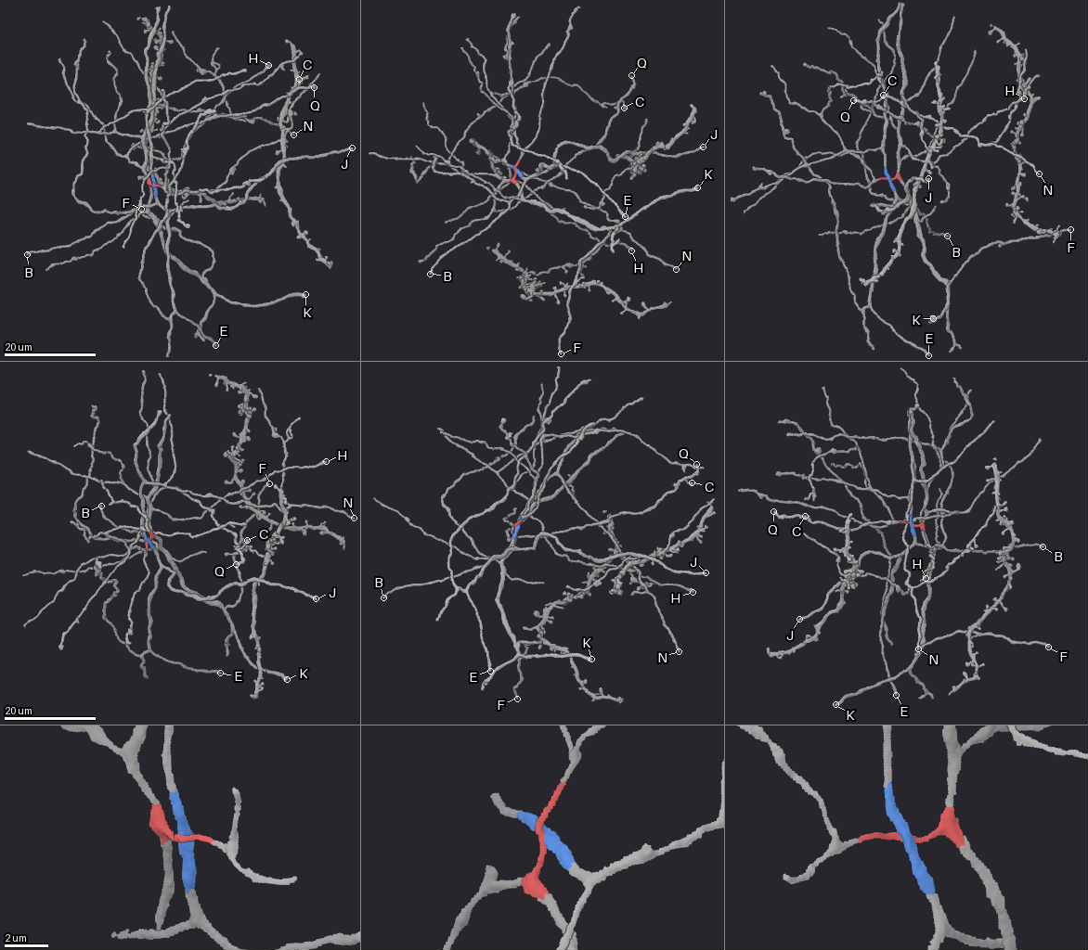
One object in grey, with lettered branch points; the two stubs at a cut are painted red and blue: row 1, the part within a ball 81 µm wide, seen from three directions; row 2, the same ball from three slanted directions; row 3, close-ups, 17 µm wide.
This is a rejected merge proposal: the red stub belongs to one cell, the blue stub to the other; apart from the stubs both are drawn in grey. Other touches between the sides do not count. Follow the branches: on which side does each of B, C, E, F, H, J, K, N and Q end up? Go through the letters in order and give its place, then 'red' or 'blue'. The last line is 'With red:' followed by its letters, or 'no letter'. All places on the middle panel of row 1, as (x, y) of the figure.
B: place (430, 274); blue
C: place (624, 108); red
E: place (625, 216); blue
F: place (561, 353); red
H: place (631, 250); red
J: place (703, 147); blue
K: place (697, 187); red
N: place (676, 269); blue
Q: place (631, 75); red
With red: C, F, H, K, Q

